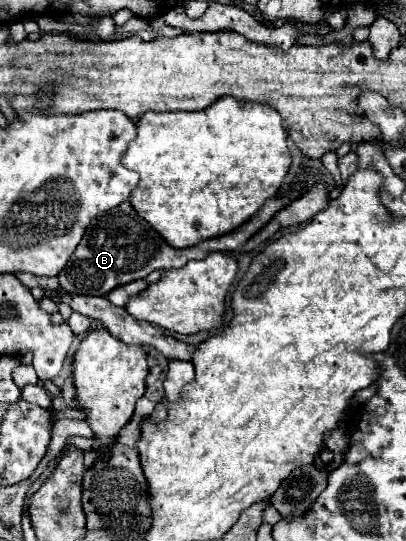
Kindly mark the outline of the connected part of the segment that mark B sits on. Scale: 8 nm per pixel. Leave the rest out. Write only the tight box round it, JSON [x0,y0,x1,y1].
[60,198,282,296]

